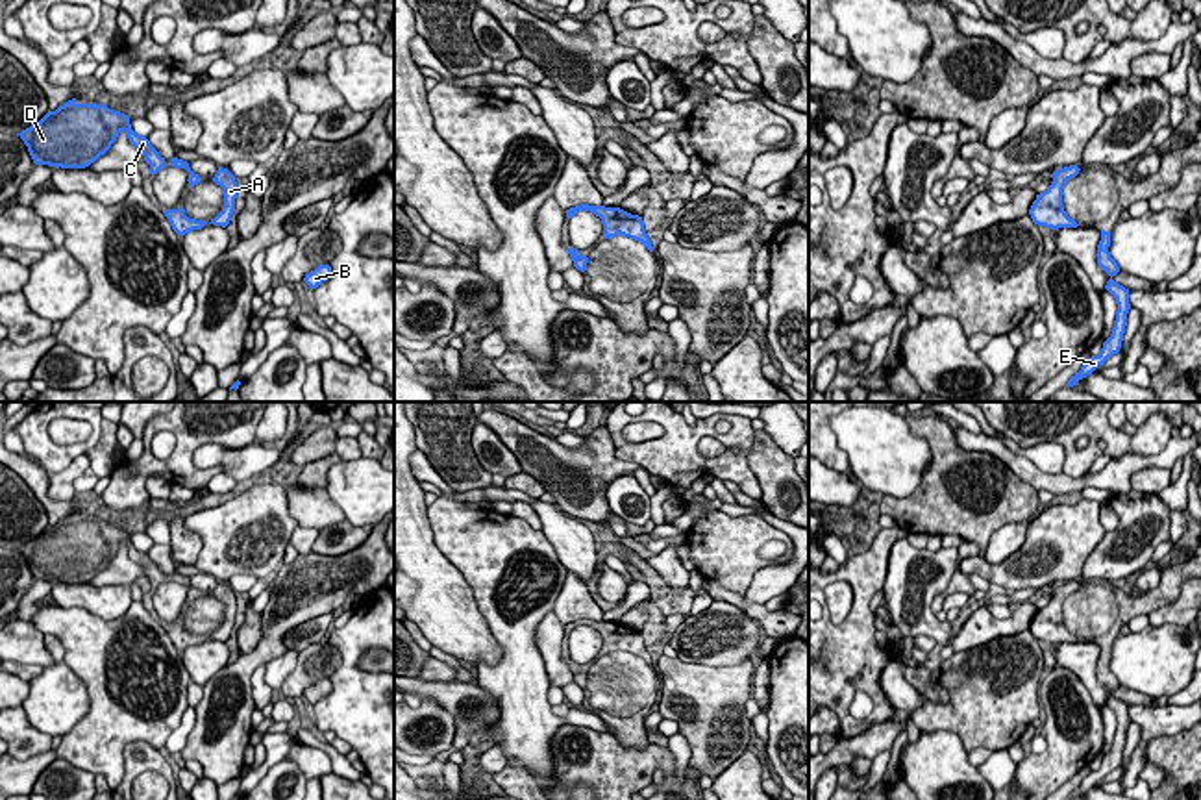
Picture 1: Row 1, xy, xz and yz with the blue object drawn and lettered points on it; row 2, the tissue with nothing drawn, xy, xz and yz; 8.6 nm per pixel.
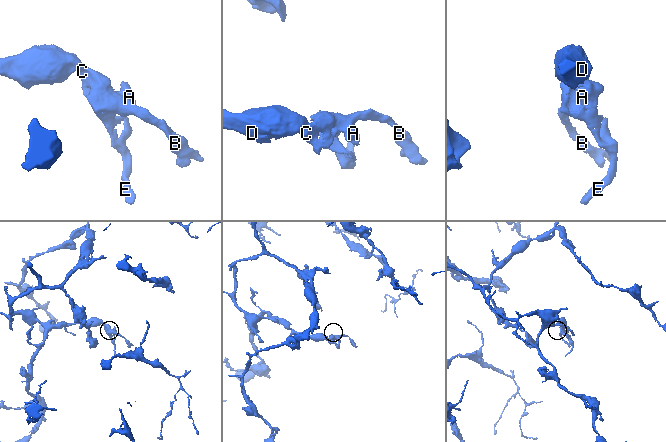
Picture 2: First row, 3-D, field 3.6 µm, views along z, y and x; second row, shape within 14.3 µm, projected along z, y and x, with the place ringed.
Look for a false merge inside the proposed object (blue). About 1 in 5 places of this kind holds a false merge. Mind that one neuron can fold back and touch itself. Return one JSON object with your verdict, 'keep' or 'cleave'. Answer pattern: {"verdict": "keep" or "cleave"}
{"verdict": "keep"}

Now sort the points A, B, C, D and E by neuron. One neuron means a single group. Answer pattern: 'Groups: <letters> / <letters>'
Groups: A B C D E

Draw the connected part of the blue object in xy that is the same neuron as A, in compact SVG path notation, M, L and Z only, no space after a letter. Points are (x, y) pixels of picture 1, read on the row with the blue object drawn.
M218 167L213 181L224 189L224 206L222 206L222 211L215 219L211 219L209 224L226 228L235 211L237 181L235 181L235 176L222 167Z

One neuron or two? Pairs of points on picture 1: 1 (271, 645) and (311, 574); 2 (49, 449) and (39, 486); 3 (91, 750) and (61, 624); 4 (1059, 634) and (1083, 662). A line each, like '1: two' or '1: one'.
1: one
2: two
3: one
4: two

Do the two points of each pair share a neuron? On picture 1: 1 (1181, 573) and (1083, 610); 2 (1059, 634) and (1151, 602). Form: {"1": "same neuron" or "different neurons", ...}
{"1": "same neuron", "2": "same neuron"}

